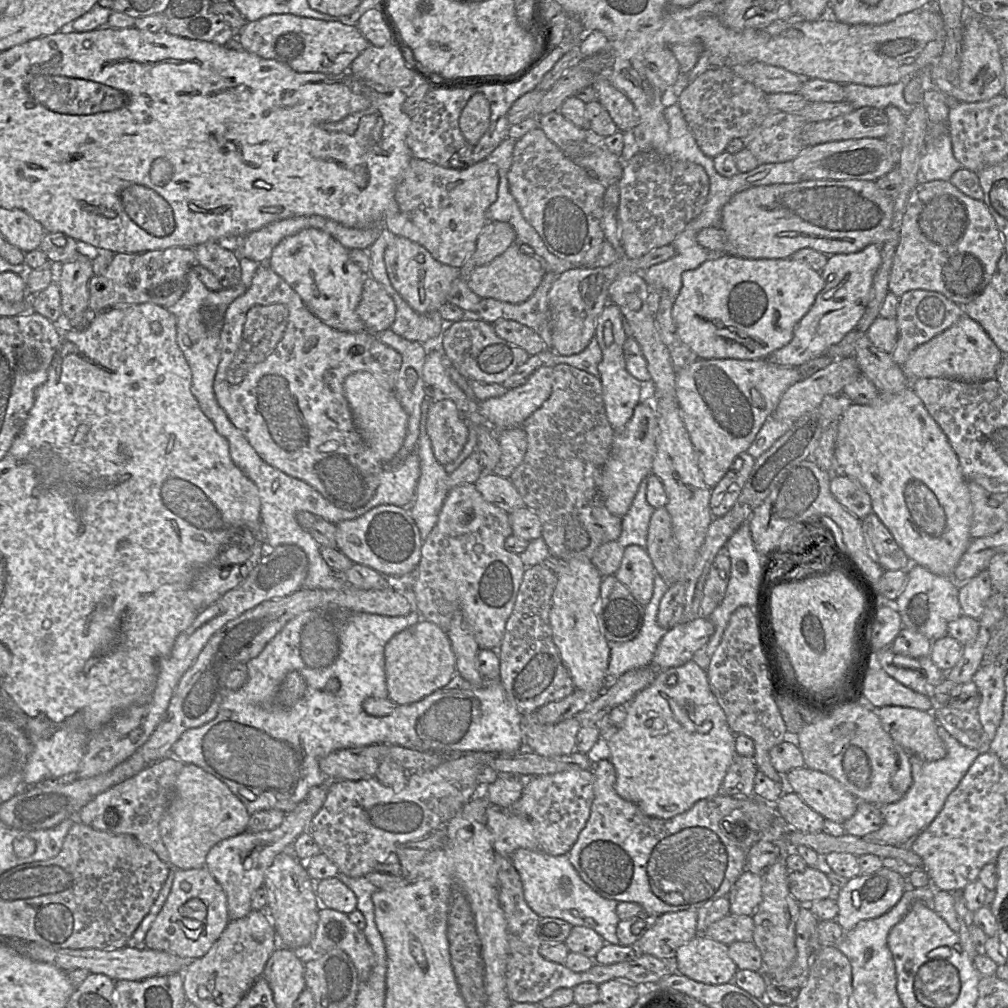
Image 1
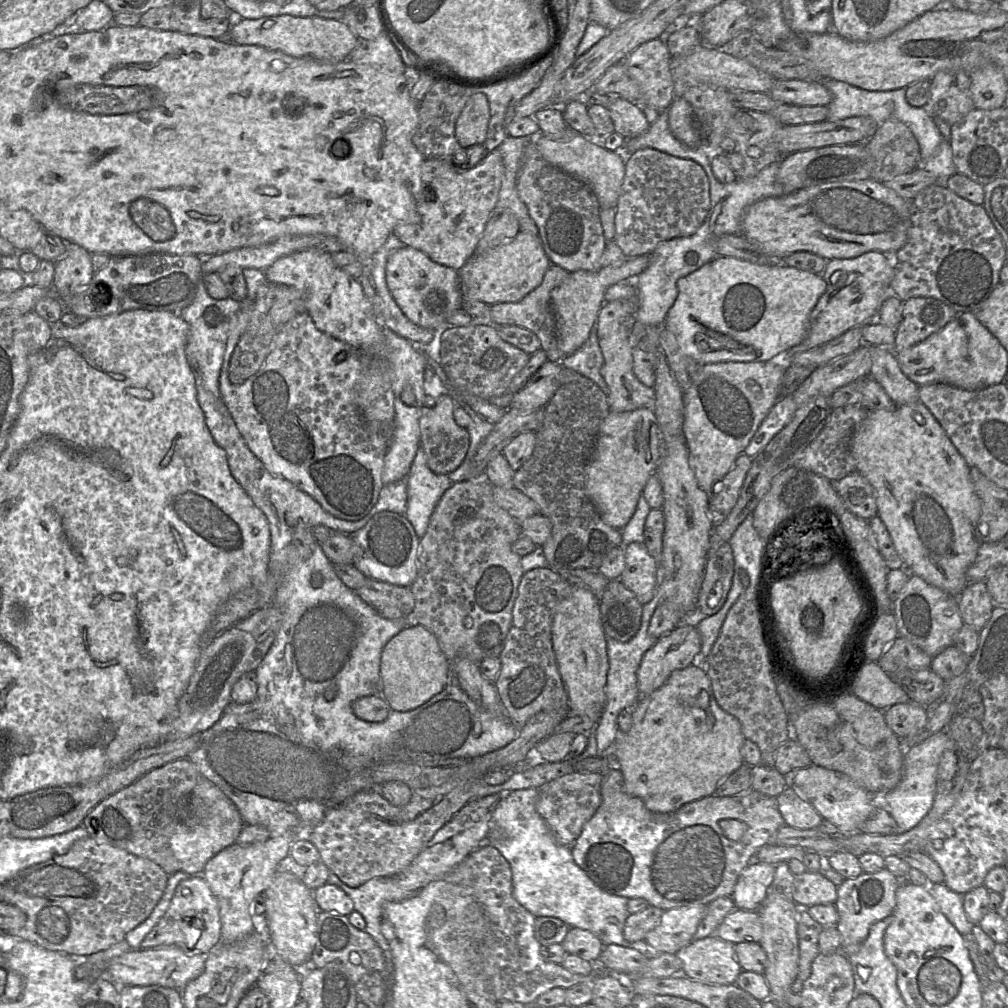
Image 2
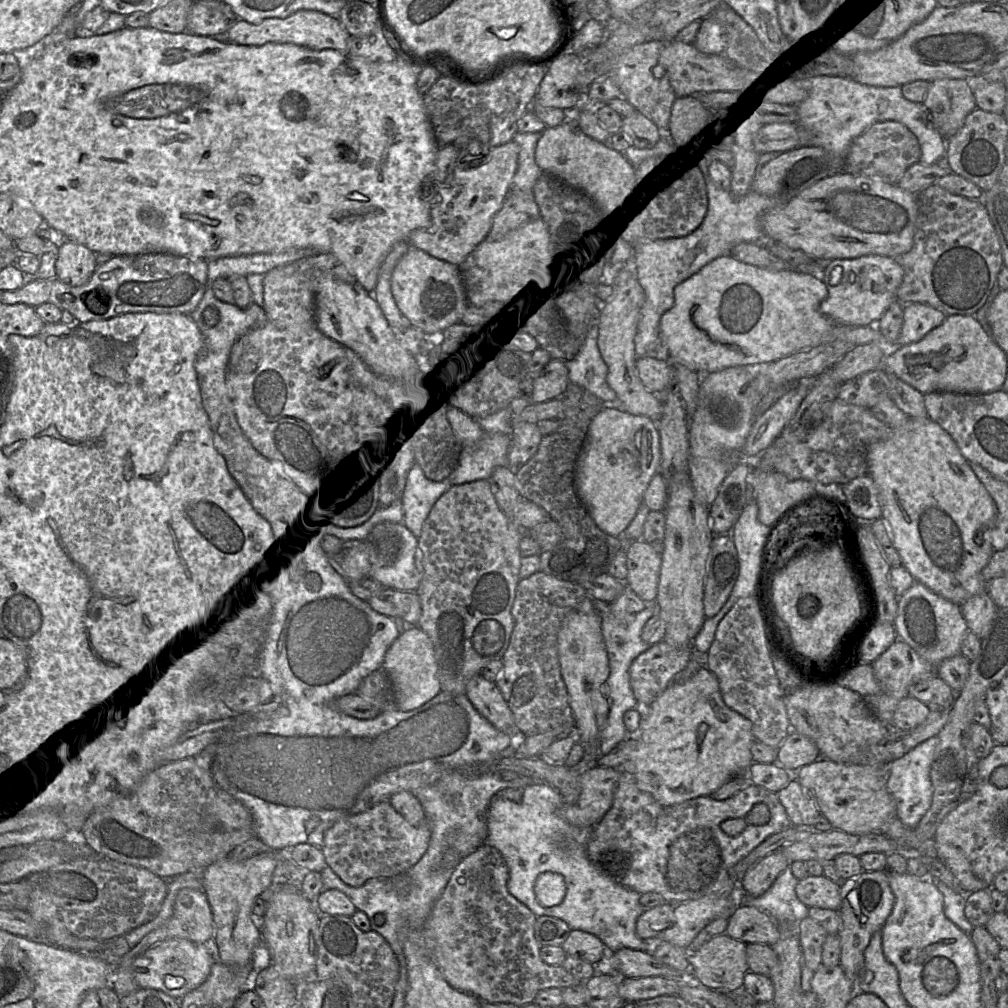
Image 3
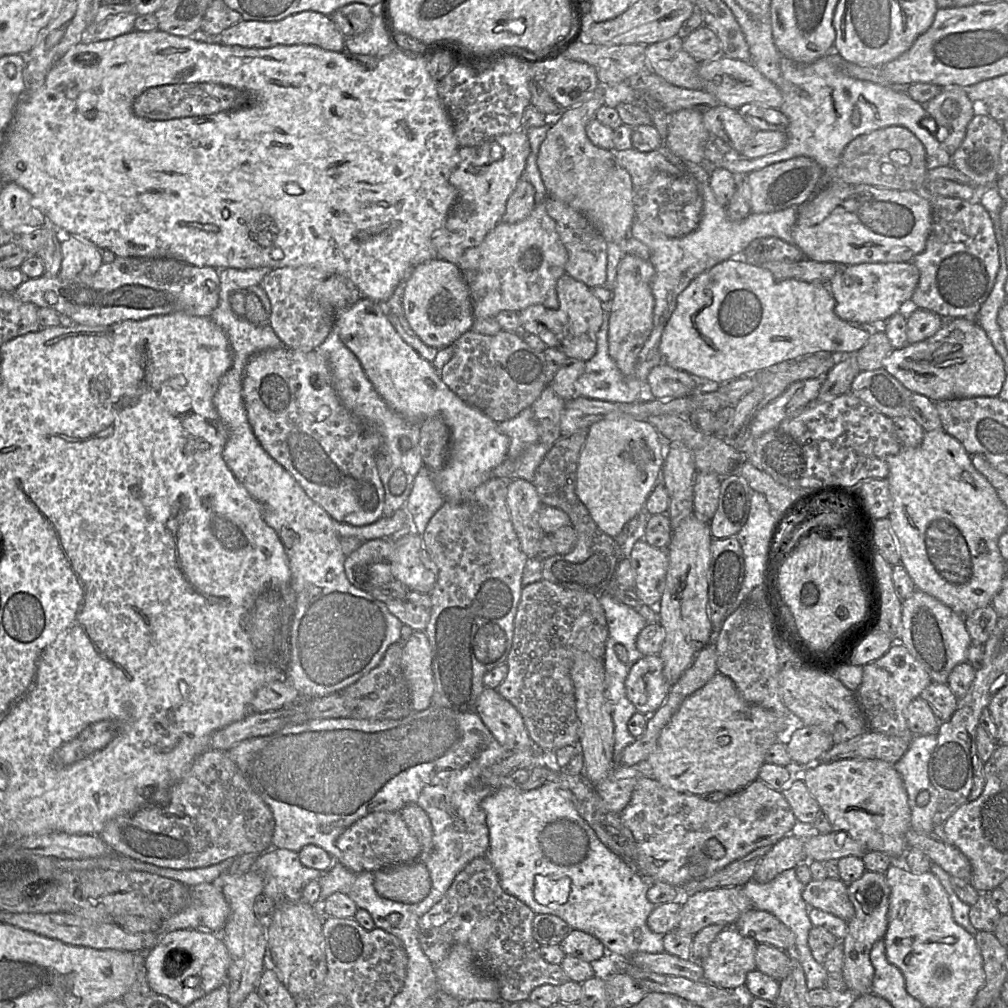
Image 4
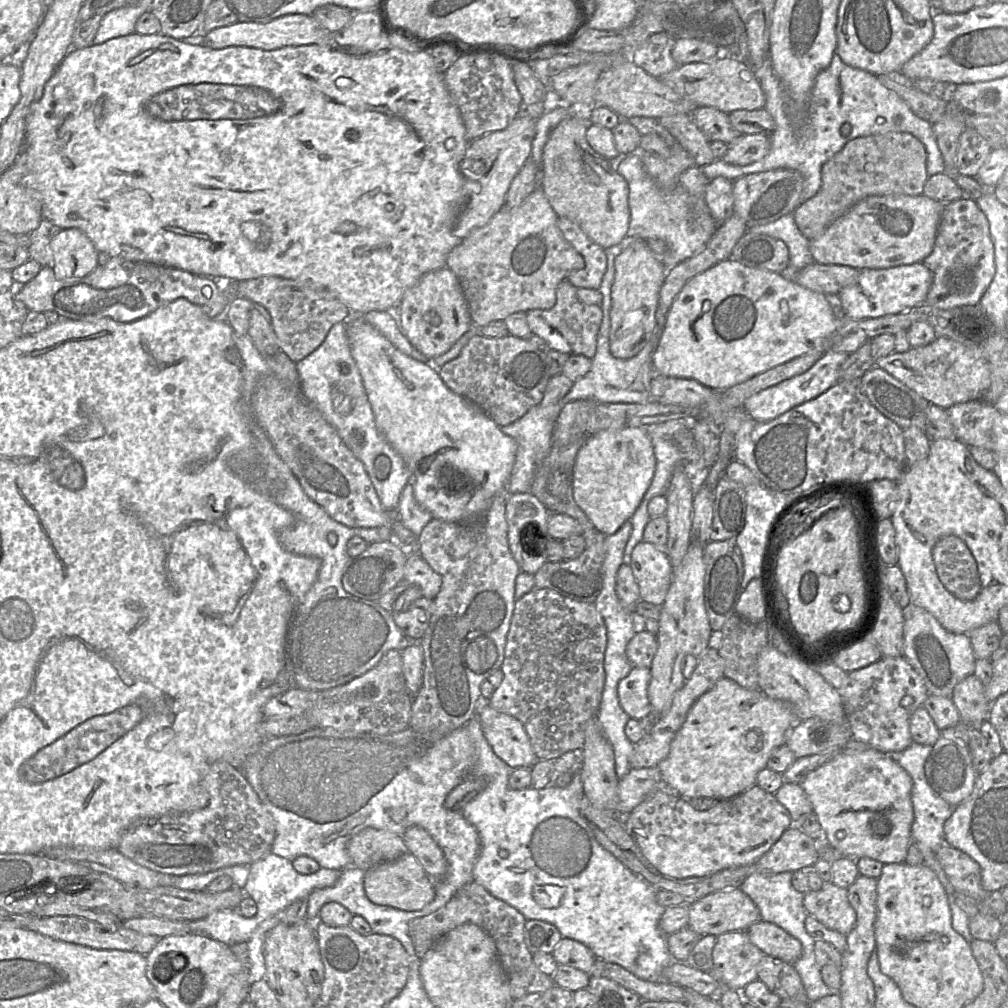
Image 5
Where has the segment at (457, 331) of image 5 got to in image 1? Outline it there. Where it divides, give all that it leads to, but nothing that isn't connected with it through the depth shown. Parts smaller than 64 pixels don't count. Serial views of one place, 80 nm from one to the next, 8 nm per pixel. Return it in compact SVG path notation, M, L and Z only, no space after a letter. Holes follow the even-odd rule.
M396 236L384 253L388 277L396 292L417 313L435 312L448 302L452 283L459 270L436 260L422 245L407 238Z

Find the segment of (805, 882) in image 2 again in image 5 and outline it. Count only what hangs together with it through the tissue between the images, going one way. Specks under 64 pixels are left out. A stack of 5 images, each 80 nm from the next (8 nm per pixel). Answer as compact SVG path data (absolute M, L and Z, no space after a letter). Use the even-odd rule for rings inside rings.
M825 883L818 891L804 894L804 907L827 928L847 935L855 926L857 914L848 899L847 888Z

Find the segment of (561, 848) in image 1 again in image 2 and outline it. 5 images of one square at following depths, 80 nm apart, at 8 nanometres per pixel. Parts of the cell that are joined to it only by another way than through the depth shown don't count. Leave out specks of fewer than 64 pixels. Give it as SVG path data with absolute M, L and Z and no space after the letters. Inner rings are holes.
M574 771L537 788L536 811L545 820L557 841L571 846L580 835L583 826L599 808L602 773Z

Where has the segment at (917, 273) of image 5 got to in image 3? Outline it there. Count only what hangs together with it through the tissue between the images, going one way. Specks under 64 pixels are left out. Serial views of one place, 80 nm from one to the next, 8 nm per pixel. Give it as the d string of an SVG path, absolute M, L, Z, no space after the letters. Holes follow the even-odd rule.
M867 255L855 259L826 262L823 281L828 289L820 311L834 322L849 326L874 326L889 306L897 300L896 292L903 280L904 271L897 259Z

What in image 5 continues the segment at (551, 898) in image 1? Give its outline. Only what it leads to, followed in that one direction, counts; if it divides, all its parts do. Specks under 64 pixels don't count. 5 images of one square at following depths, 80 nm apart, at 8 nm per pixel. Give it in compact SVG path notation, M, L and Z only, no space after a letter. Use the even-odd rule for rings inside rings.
M475 714L471 717L464 727L476 752L468 777L482 778L486 782L484 789L461 810L465 819L476 828L480 838L481 848L472 871L473 880L494 897L516 908L526 920L548 922L560 931L562 938L583 943L597 959L618 964L643 980L664 982L663 969L672 961L677 961L671 957L667 947L666 939L669 935L665 935L659 927L666 907L658 904L656 893L649 884L632 873L597 841L579 809L580 799L584 796L580 771L564 788L554 786L535 789L529 786L513 790L508 786L513 769L492 750L478 716ZM545 885L563 889L557 906L543 907L534 899L534 887Z

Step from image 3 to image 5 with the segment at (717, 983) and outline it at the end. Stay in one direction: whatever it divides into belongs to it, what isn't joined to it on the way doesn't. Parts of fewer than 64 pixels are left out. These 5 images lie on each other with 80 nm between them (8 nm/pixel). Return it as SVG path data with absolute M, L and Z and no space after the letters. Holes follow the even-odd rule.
M746 930L730 931L716 938L713 948L713 966L710 974L720 983L731 989L742 991L750 982L758 979L758 964L764 953L749 939Z

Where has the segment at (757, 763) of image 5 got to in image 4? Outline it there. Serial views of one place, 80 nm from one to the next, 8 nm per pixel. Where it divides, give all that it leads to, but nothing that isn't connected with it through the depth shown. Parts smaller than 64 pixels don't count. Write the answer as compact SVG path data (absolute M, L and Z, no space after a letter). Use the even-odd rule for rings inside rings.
M717 672L703 687L683 700L662 729L655 750L646 761L632 768L636 768L641 776L654 778L662 786L679 793L706 796L711 792L721 791L729 795L758 778L766 752L777 742L777 734L780 731L782 721L773 711L745 701L732 680Z

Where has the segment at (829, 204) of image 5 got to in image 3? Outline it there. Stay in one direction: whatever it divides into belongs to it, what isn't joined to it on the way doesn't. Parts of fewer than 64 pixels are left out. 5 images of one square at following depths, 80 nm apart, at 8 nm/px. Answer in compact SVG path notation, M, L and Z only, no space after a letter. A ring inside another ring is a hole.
M884 121L870 126L852 141L844 159L844 172L897 185L908 168L920 159L921 148L916 136L900 122Z

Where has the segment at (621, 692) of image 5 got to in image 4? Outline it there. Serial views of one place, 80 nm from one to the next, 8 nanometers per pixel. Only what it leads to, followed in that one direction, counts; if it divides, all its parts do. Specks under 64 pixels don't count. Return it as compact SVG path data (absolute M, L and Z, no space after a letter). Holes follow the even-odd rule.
M658 654L637 660L625 680L627 699L637 712L646 716L653 714L664 703L670 688Z

